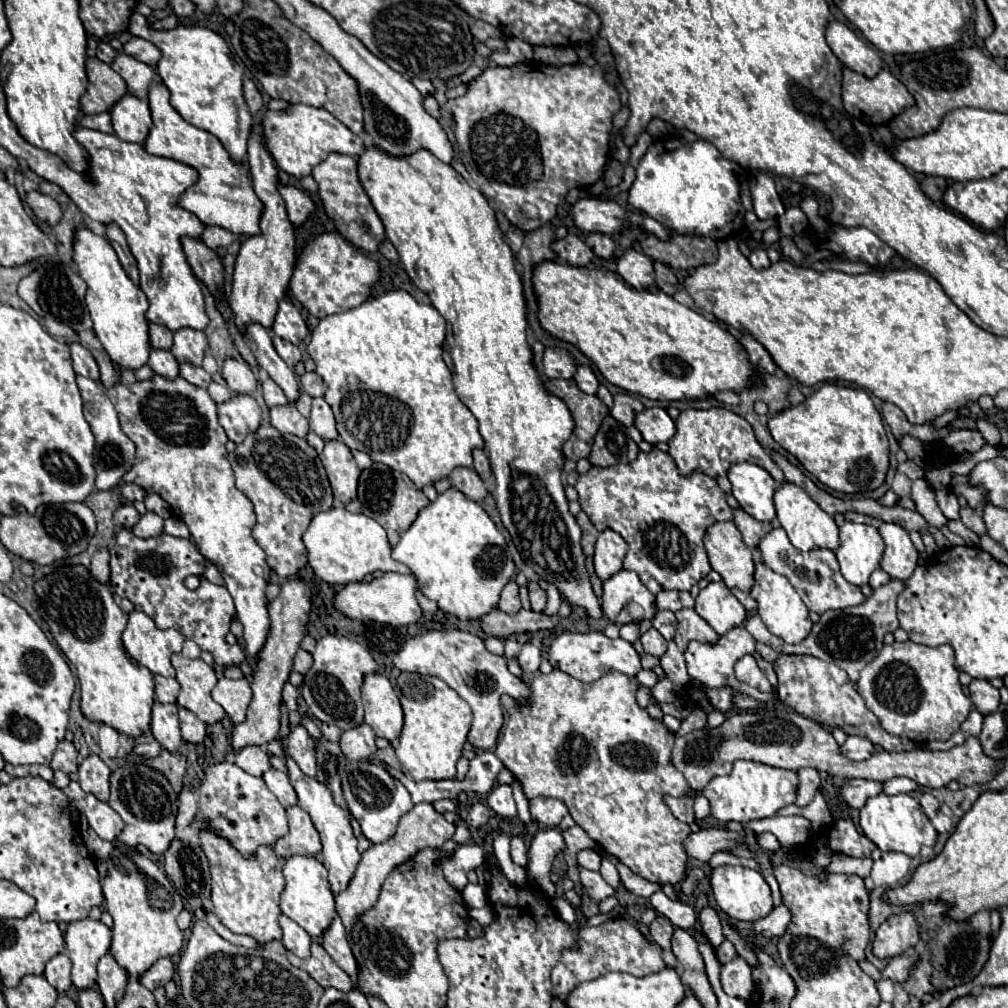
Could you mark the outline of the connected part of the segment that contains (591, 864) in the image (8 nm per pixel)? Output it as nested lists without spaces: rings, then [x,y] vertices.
[[[579,851],[577,855],[577,861],[579,865],[583,865],[585,869],[591,869],[591,871],[599,871],[599,865],[601,865],[601,855],[597,851]]]

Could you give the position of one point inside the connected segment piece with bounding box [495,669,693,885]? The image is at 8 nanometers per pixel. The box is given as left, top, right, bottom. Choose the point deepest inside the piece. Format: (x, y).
(592, 745)

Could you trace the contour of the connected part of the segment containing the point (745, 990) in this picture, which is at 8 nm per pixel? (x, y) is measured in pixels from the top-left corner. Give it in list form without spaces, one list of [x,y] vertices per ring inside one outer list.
[[[735,957],[729,963],[721,967],[721,985],[723,991],[731,997],[739,999],[749,999],[753,993],[753,977],[751,977],[751,967],[745,963],[745,959]]]

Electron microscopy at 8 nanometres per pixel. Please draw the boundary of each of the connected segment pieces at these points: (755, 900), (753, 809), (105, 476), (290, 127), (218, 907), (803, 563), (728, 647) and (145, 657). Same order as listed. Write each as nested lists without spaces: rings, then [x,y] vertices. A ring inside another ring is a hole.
[[[721,865],[715,867],[711,873],[711,889],[715,903],[731,917],[737,921],[757,921],[763,919],[765,915],[771,913],[773,901],[771,901],[771,889],[761,875],[761,871],[749,869],[749,867],[733,867],[733,865]]]
[[[735,761],[733,771],[723,777],[713,777],[709,785],[701,791],[709,803],[711,803],[711,815],[721,821],[737,821],[737,823],[747,823],[753,819],[765,819],[773,817],[779,809],[795,803],[797,797],[797,773],[787,771],[787,769],[777,769],[771,765],[755,763],[755,761]]]
[[[81,375],[77,377],[77,385],[79,385],[79,391],[81,391],[81,399],[83,399],[85,421],[89,423],[89,427],[95,435],[95,453],[93,453],[93,467],[95,467],[95,473],[97,473],[95,489],[109,491],[133,467],[133,463],[135,463],[135,443],[121,431],[117,411],[115,411],[113,403],[107,399],[103,385],[95,383],[93,379],[81,377]]]
[[[289,105],[289,109],[285,111],[267,111],[263,127],[267,127],[267,147],[273,159],[287,175],[295,179],[311,175],[311,169],[319,165],[329,153],[361,157],[365,151],[365,145],[359,135],[349,131],[329,111],[309,105]]]
[[[201,827],[201,847],[209,859],[209,869],[211,869],[211,901],[213,901],[213,913],[219,917],[219,921],[233,933],[239,935],[249,935],[259,943],[269,943],[273,939],[281,939],[281,927],[279,927],[279,895],[285,887],[285,879],[283,879],[283,863],[277,859],[277,855],[273,853],[271,847],[261,845],[257,849],[257,853],[253,857],[243,857],[225,837],[217,835],[213,829],[209,827]]]
[[[775,527],[771,529],[757,545],[757,549],[761,551],[763,563],[773,569],[779,575],[785,575],[791,585],[797,589],[797,593],[801,595],[801,599],[805,601],[805,605],[809,607],[809,611],[815,611],[817,615],[829,611],[829,609],[843,609],[843,601],[841,601],[841,593],[837,583],[833,581],[833,573],[839,571],[835,553],[829,549],[813,549],[809,553],[801,553],[799,549],[795,549],[787,537],[787,533],[783,531],[783,527]]]
[[[743,625],[733,627],[729,633],[721,635],[719,643],[715,643],[715,645],[717,647],[707,647],[707,643],[689,643],[689,647],[685,651],[685,661],[687,661],[687,671],[689,671],[691,683],[699,683],[707,689],[733,687],[735,691],[743,691],[743,693],[749,693],[749,695],[757,697],[757,691],[739,683],[735,679],[735,673],[733,673],[733,665],[735,665],[737,659],[741,659],[745,653],[755,653],[756,641],[749,635],[749,631]]]
[[[141,611],[129,615],[127,629],[123,631],[123,645],[127,653],[151,673],[175,677],[171,655],[179,653],[185,639],[175,629],[157,629],[155,621]]]

